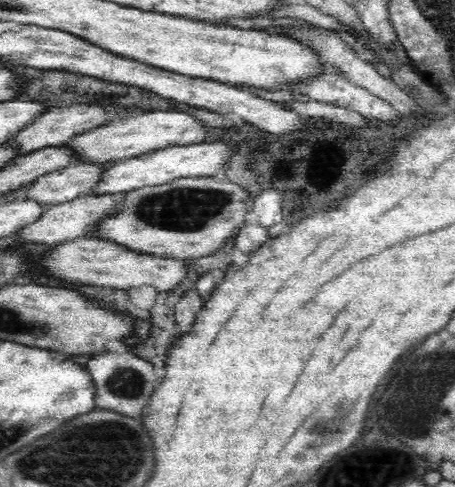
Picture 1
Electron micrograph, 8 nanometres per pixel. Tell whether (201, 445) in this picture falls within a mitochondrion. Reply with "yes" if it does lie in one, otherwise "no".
no

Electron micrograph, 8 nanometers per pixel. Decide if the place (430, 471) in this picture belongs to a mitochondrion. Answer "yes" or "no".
no

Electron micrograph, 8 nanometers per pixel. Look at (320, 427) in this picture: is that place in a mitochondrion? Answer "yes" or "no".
yes

